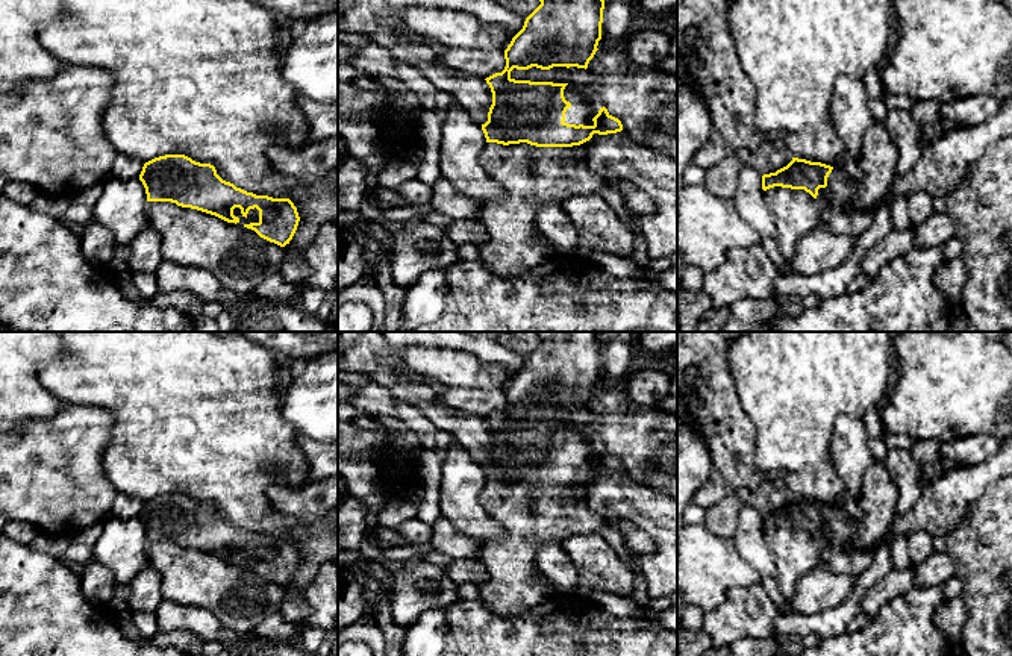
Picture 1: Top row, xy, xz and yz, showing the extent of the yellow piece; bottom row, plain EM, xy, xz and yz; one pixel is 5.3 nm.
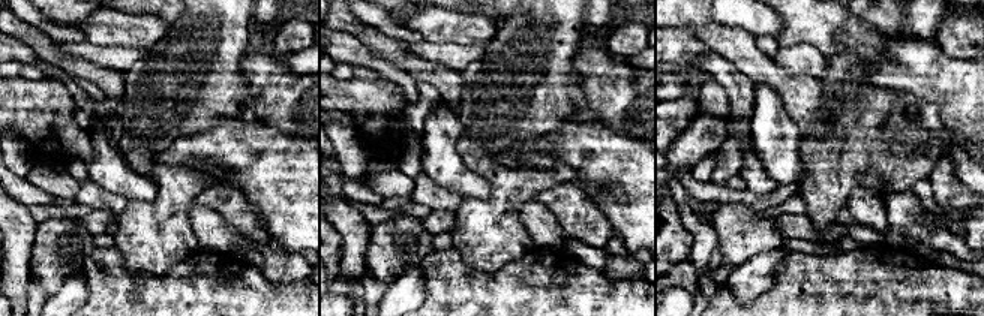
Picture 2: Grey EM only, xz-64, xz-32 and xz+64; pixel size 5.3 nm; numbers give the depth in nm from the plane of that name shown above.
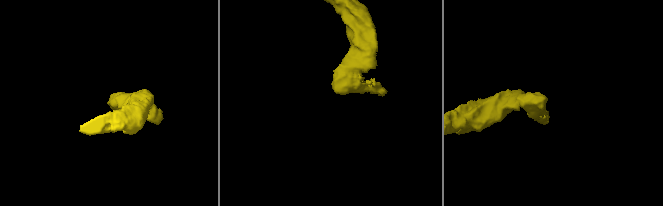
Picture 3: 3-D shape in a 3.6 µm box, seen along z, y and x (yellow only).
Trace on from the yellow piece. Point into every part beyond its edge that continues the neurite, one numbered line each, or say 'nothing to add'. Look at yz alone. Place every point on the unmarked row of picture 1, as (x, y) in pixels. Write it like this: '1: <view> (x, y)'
1: yz (843, 526)

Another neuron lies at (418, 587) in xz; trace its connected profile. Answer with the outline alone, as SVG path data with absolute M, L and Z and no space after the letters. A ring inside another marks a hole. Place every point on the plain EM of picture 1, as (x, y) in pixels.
M414 556L394 573L391 614L398 626L412 626L423 612L445 608L458 600L454 583L444 567Z

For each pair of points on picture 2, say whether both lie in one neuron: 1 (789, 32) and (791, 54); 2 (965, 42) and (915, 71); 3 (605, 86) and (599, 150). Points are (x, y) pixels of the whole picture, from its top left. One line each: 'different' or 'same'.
1: different
2: different
3: different

